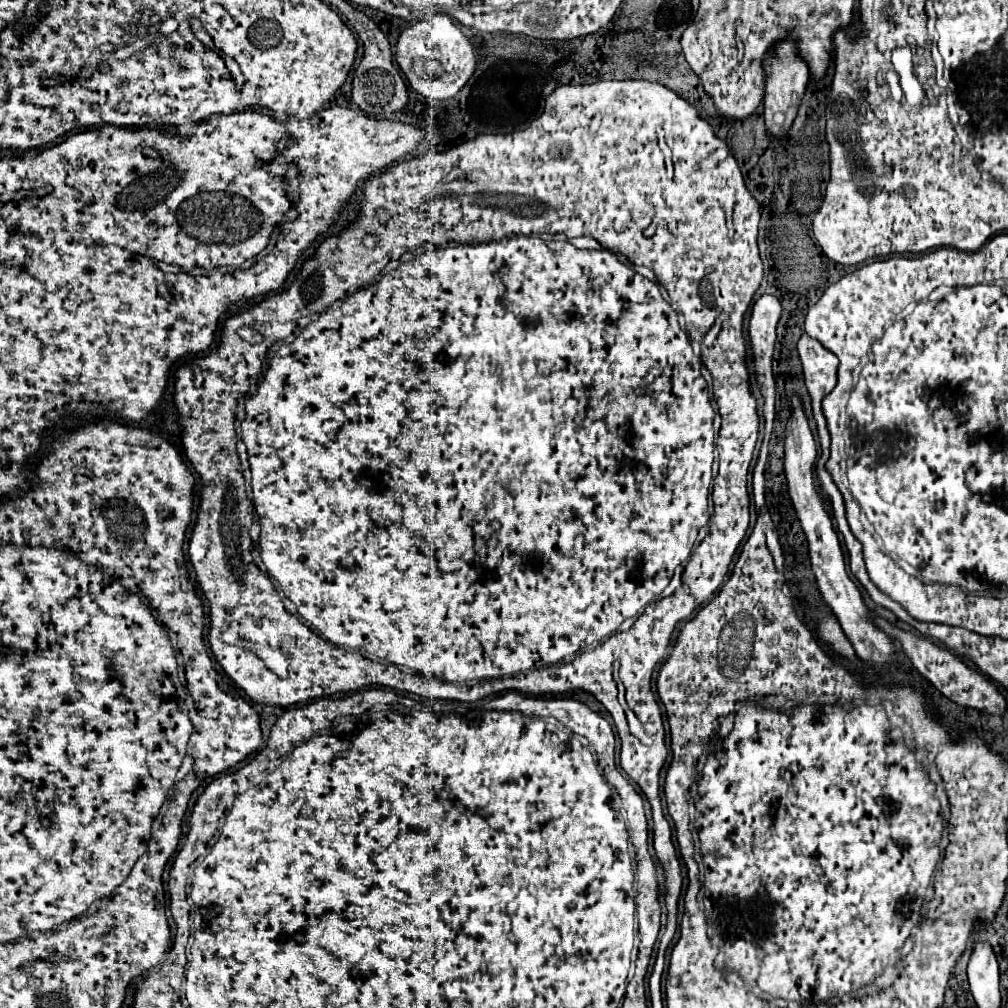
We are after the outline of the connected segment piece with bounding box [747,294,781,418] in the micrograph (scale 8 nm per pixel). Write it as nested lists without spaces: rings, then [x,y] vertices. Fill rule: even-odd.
[[[761,296],[751,310],[749,320],[749,344],[753,352],[755,376],[765,398],[765,418],[771,418],[775,402],[775,380],[771,372],[771,358],[775,348],[775,328],[781,316],[781,304],[775,296]]]

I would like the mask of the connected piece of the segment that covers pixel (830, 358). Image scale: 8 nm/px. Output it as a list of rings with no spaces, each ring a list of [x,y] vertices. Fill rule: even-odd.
[[[803,334],[799,338],[797,352],[799,352],[799,358],[801,358],[801,366],[803,366],[805,386],[811,394],[815,422],[823,422],[823,426],[817,426],[821,454],[823,454],[823,450],[827,450],[827,454],[829,454],[831,438],[829,438],[827,422],[825,422],[825,416],[823,416],[823,410],[821,410],[821,402],[835,388],[839,360],[835,358],[835,354],[831,354],[827,348],[823,348],[821,342],[817,342],[815,338],[807,338],[807,334]]]

